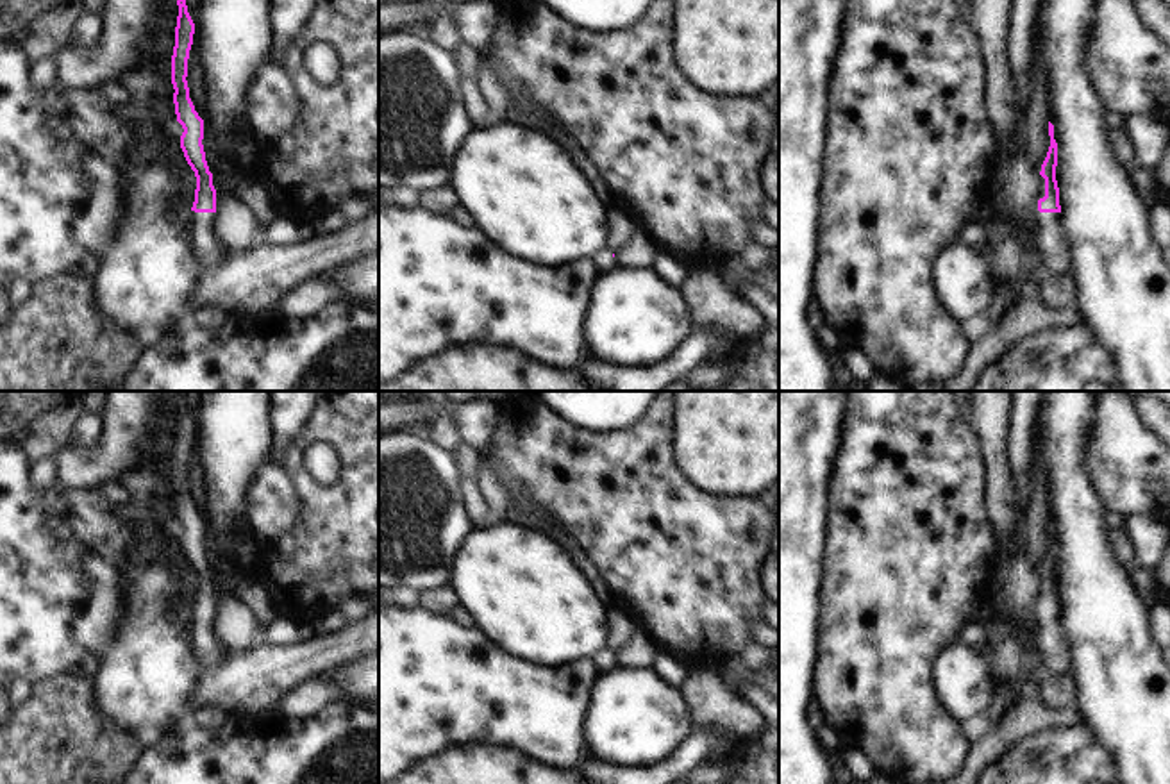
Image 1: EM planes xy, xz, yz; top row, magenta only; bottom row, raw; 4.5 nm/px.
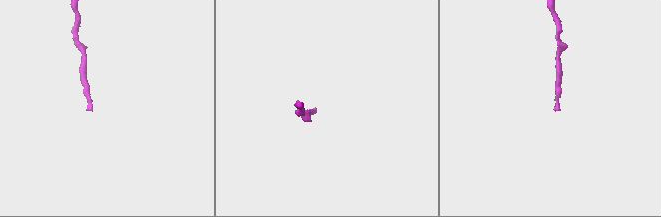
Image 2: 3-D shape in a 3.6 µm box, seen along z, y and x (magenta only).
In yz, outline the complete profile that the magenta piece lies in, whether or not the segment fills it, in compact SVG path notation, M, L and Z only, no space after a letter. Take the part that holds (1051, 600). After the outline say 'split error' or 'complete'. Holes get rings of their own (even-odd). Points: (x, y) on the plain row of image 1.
M1049 521L1050 546L1040 575L1045 579L1045 596L1038 600L1038 623L1041 638L1038 648L1050 673L1072 673L1070 650L1061 625L1059 588L1056 580L1057 543L1054 525Z; split error

